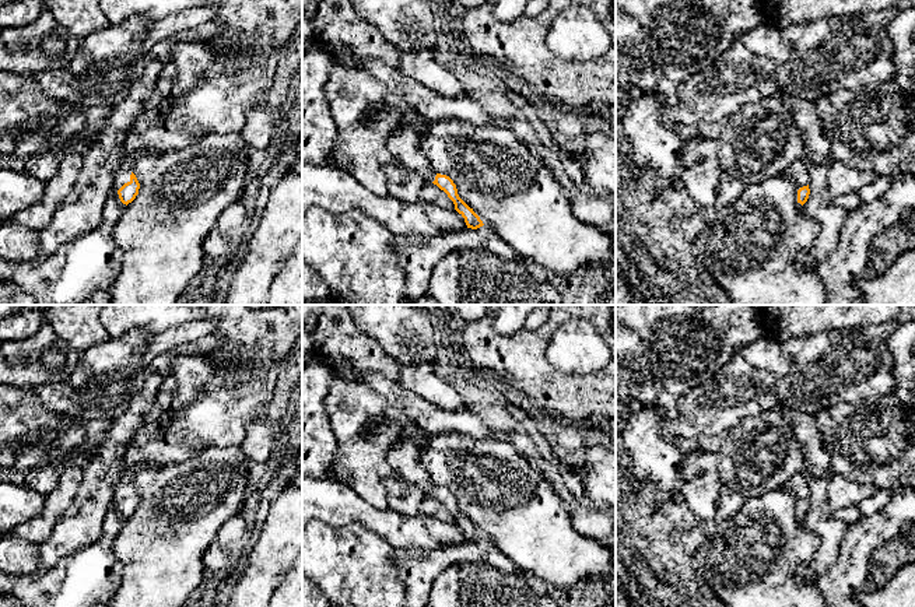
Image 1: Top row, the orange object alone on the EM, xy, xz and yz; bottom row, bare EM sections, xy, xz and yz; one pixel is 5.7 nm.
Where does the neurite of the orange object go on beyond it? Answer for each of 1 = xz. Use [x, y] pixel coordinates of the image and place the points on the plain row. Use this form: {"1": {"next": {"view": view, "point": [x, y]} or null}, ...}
{"1": {"next": {"view": "xz", "point": [405, 456]}}}

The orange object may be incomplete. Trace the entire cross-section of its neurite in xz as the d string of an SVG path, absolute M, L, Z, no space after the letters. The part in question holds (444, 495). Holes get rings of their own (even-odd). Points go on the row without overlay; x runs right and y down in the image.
M400 439L388 453L388 460L397 477L416 484L424 490L425 495L432 495L453 515L455 523L464 531L467 541L483 540L480 530L458 508L456 498L446 490L437 487L427 470L421 466L418 446L407 439Z

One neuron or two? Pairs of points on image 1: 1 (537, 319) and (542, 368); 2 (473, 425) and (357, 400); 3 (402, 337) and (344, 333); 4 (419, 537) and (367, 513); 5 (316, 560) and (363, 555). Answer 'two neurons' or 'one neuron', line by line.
1: two neurons
2: two neurons
3: two neurons
4: one neuron
5: one neuron

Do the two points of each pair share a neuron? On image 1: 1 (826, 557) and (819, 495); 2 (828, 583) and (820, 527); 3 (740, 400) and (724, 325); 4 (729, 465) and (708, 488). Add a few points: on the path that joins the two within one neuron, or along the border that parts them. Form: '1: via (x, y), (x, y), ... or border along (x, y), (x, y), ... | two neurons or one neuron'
1: via (826, 541), (826, 527), (819, 520), (819, 511) | one neuron
2: border along (842, 540), (837, 560), (817, 578) | two neurons
3: border along (738, 346), (732, 357), (708, 381) | two neurons
4: border along (701, 448), (717, 458), (718, 473), (724, 486) | two neurons

